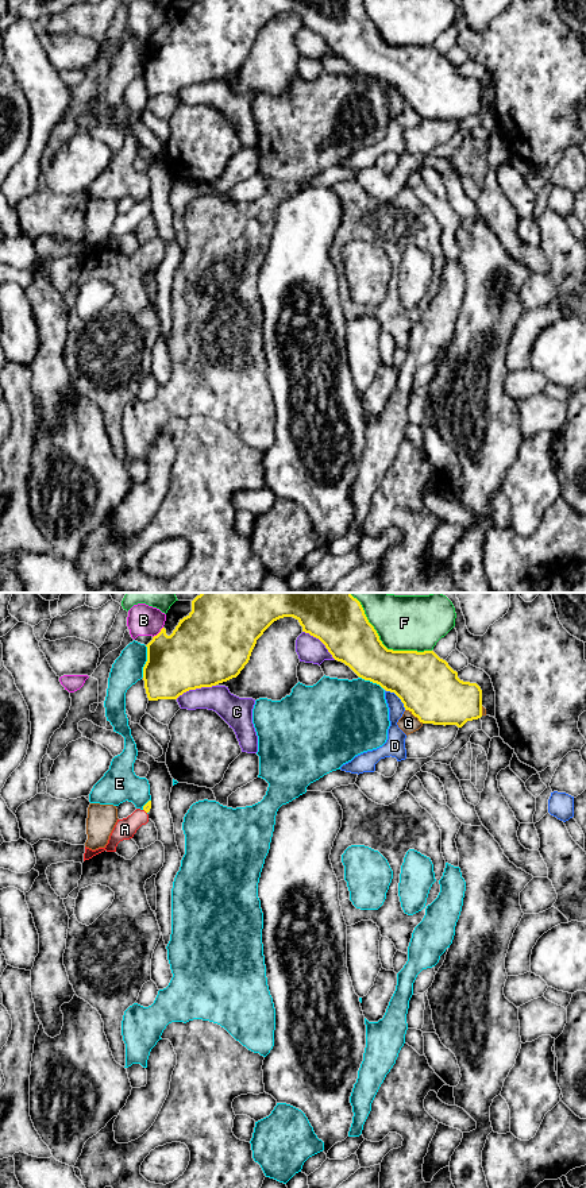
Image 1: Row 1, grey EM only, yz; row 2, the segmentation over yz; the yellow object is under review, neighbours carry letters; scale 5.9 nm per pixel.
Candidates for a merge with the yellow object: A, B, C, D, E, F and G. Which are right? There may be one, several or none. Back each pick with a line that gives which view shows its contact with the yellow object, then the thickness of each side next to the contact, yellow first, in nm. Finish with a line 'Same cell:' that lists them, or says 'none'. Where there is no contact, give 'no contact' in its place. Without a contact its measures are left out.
A: yz | 50/130 nm
Same cell: A

